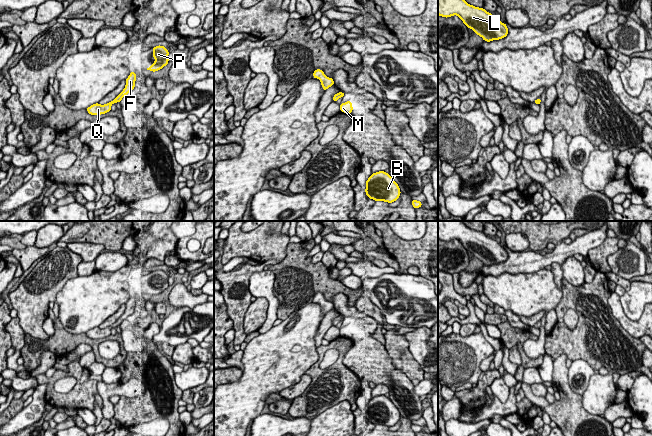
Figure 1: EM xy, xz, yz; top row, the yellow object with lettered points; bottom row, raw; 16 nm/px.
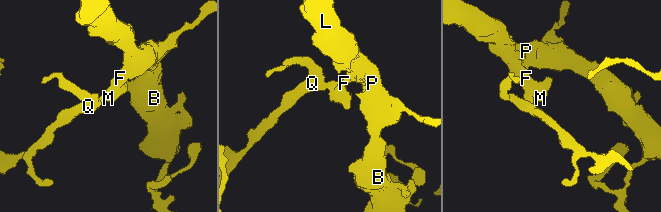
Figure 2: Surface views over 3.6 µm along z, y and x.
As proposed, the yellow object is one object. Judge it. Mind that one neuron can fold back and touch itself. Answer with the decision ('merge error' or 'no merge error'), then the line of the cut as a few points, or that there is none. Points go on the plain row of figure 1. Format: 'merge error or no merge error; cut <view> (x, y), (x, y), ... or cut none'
no merge error; cut none

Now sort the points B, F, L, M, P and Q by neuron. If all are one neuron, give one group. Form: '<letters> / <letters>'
B F L M P Q

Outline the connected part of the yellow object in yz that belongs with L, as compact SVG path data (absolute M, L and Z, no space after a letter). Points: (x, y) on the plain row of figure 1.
M438 221L438 239L445 242L457 239L486 266L505 262L508 258L505 247L485 233L468 228L463 221Z

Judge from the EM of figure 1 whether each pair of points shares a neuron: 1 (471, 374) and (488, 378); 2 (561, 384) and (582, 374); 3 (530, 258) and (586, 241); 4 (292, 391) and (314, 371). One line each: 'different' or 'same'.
1: different
2: different
3: same
4: different

